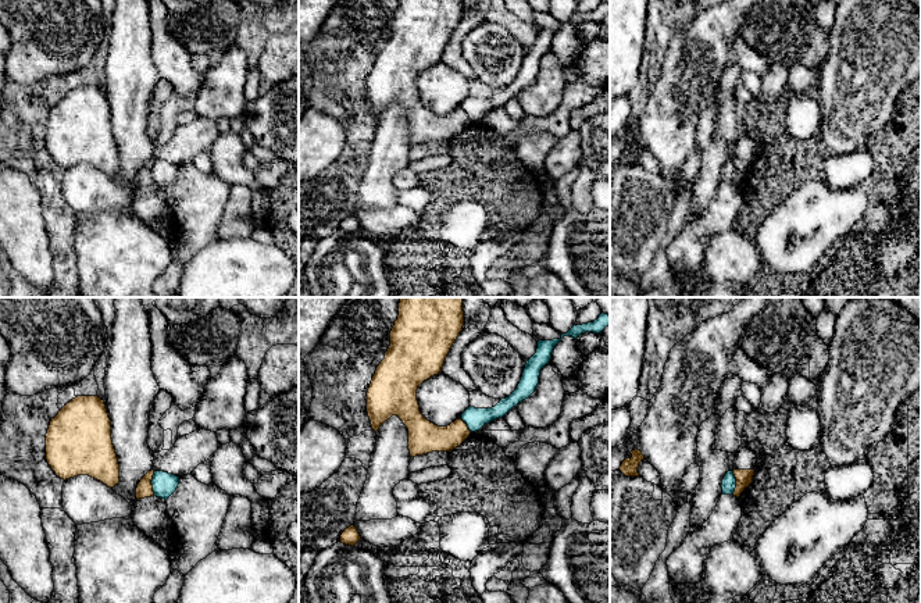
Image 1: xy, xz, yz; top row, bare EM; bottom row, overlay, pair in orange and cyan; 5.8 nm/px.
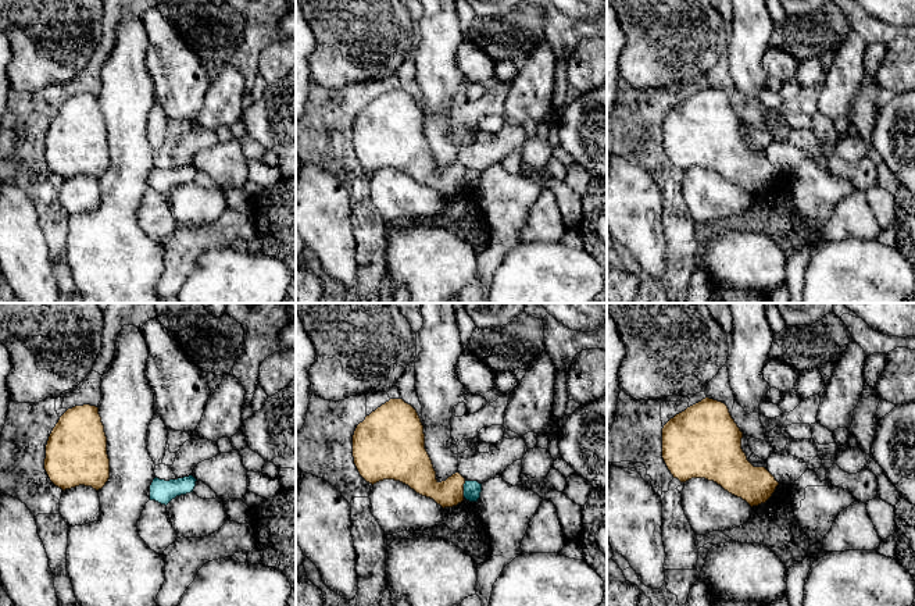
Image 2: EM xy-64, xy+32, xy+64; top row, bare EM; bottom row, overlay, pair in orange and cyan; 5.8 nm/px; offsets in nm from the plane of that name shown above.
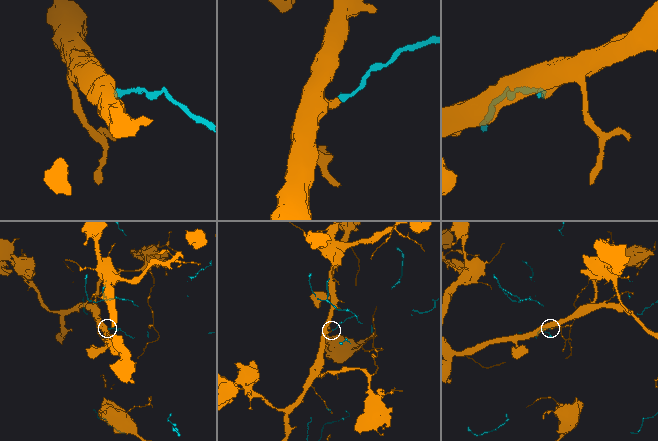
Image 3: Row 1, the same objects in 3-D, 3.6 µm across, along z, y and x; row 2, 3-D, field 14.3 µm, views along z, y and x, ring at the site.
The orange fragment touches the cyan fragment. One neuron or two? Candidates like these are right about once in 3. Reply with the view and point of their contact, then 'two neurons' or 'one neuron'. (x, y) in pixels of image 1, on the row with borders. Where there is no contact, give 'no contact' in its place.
meets orange in xy at (150, 484); two neurons

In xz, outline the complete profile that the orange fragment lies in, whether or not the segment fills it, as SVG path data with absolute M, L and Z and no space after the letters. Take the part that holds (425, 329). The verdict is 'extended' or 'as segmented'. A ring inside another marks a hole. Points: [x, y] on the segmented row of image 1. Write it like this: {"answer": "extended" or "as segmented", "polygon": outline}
{"answer": "as segmented", "polygon": "M400 297L399 315L390 331L390 346L376 367L367 392L367 413L375 432L392 415L397 415L408 429L411 457L432 452L450 452L471 433L461 418L447 427L438 427L428 421L421 414L417 400L418 386L442 372L445 360L463 331L463 325L463 297Z"}

